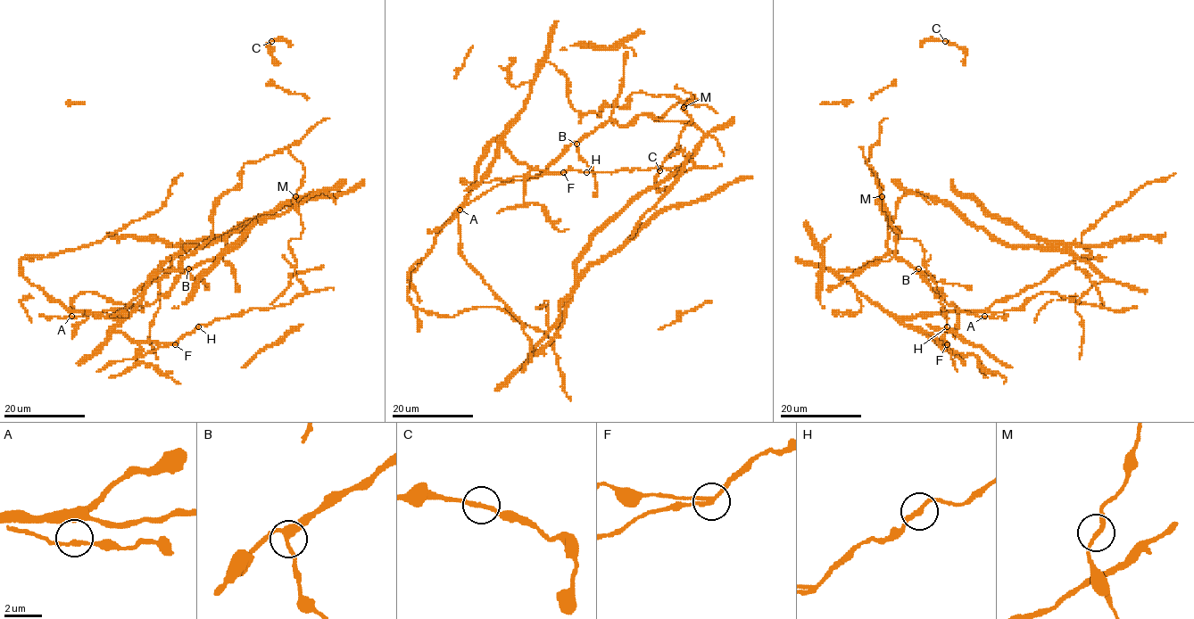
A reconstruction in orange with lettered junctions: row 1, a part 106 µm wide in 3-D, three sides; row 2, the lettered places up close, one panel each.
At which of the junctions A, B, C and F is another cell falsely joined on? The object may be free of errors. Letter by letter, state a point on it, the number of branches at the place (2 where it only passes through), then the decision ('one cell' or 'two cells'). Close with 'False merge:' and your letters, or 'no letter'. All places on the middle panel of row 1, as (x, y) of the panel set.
A: (460, 210) | 3 | one cell
B: (576, 144) | 3 | one cell
C: (659, 170) | 2 | one cell
F: (563, 172) | 3 | two cells
False merge: F

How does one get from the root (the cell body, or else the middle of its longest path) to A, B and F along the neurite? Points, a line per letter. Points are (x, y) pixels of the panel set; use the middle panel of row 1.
A: (509, 182), (493, 186), (460, 210)
B: (509, 182), (535, 177), (574, 142), (576, 144)
F: (509, 182), (493, 186), (460, 210), (473, 185), (476, 163), (508, 127), (502, 141), (518, 161), (563, 171)

